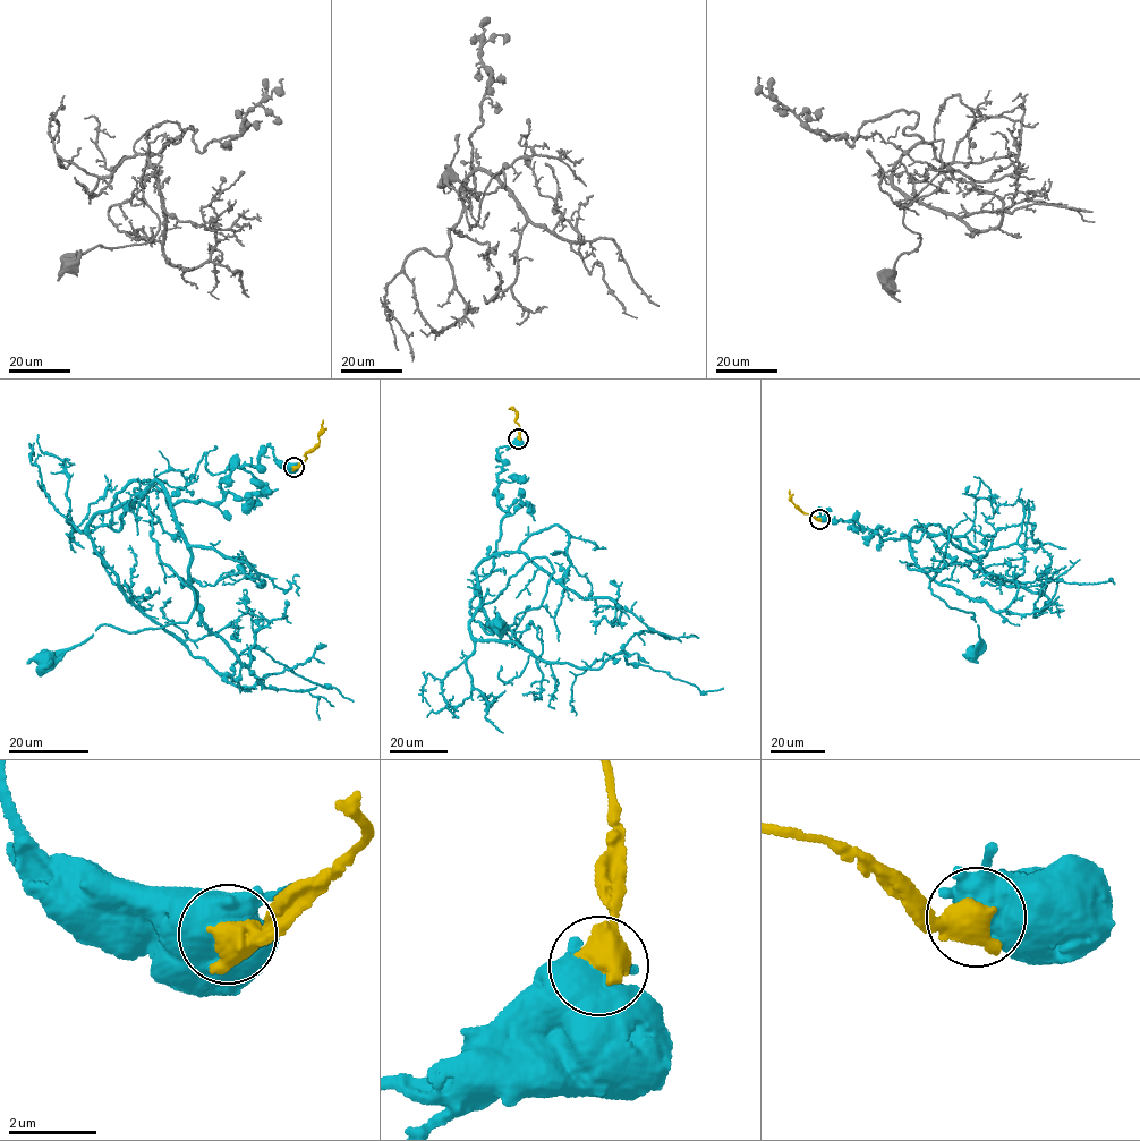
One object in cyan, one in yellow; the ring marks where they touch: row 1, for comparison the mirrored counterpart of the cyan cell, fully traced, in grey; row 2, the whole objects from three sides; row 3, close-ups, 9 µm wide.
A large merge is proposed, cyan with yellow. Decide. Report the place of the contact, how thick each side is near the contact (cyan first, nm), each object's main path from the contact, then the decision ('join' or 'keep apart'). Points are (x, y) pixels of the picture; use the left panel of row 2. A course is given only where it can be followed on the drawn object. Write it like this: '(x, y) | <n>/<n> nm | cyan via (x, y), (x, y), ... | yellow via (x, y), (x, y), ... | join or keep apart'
(294, 467) | 600/750 nm | cyan via (294, 467), (269, 445), (214, 503), (118, 492), (112, 529), (142, 492), (194, 607), (47, 656) | yellow via (294, 467), (307, 459), (306, 454), (320, 442), (323, 420) | keep apart

